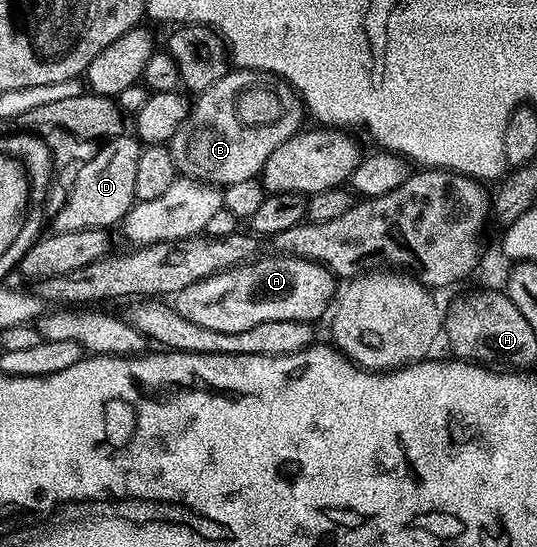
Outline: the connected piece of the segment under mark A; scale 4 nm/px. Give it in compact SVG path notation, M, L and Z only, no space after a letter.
M272 255L273 257L258 256L252 261L247 261L243 265L236 265L234 269L228 269L222 273L203 279L199 283L191 283L191 287L183 287L183 291L179 291L171 301L173 309L179 315L183 315L183 319L187 319L187 323L199 323L199 327L207 327L207 331L223 331L224 333L234 333L235 331L247 331L251 327L259 327L259 323L287 323L288 321L308 321L316 322L316 317L326 316L327 310L330 308L331 302L335 297L335 278L324 265L317 265L313 261L307 261L301 257L283 257L280 255Z

